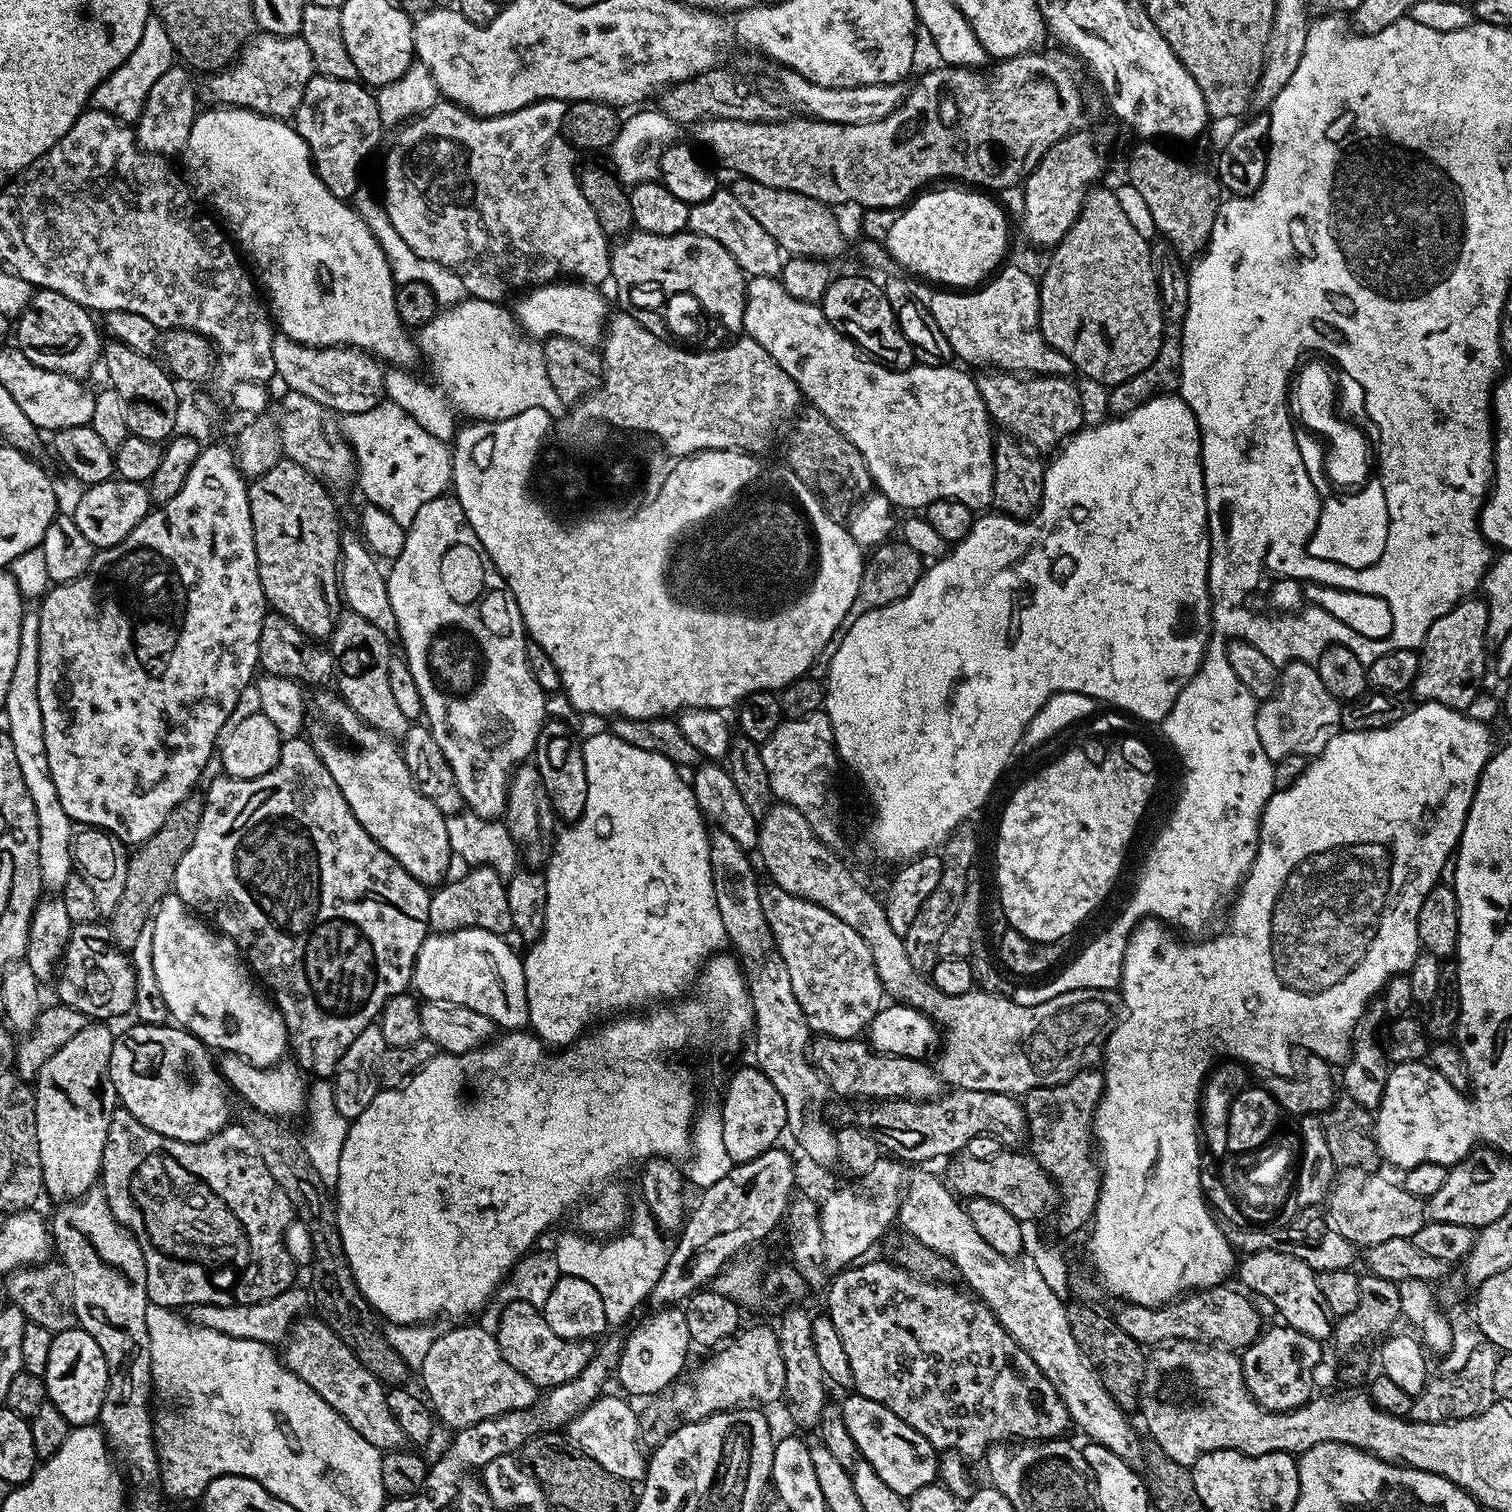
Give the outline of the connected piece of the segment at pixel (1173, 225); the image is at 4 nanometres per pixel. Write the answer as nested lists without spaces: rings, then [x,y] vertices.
[[[1140,142],[1140,145],[1132,152],[1132,157],[1128,160],[1127,179],[1142,194],[1142,199],[1146,201],[1146,206],[1150,210],[1150,215],[1154,218],[1154,226],[1157,233],[1167,243],[1176,249],[1176,253],[1182,258],[1199,257],[1208,244],[1208,239],[1214,226],[1214,218],[1218,214],[1222,203],[1222,189],[1220,181],[1211,171],[1199,168],[1196,164],[1191,164],[1188,160],[1183,160],[1180,156],[1175,156],[1172,152],[1167,152],[1156,142]]]

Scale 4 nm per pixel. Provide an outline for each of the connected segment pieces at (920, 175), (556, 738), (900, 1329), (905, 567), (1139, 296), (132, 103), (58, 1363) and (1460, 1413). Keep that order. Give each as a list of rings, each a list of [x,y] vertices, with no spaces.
[[[1044,51],[1001,60],[985,72],[974,68],[937,66],[913,88],[909,87],[900,105],[878,122],[831,124],[811,118],[785,118],[767,124],[709,118],[695,125],[695,143],[705,144],[730,171],[736,172],[732,174],[762,182],[762,186],[801,192],[829,206],[858,202],[865,209],[899,209],[931,180],[963,182],[980,190],[1012,188],[1015,184],[1017,187],[1023,185],[1028,175],[1040,165],[1041,158],[1079,125],[1076,123],[1084,108],[1084,96],[1080,93],[1081,65],[1077,57],[1067,51]]]
[[[545,719],[540,727],[538,742],[534,753],[534,767],[536,772],[542,778],[542,786],[546,790],[548,800],[552,804],[552,811],[557,817],[560,816],[564,822],[575,822],[580,819],[586,806],[586,762],[584,761],[584,746],[581,737],[576,737],[576,732],[564,720]]]
[[[872,1260],[869,1264],[860,1262],[855,1266],[846,1267],[831,1277],[826,1288],[826,1293],[828,1292],[826,1315],[832,1319],[834,1330],[838,1330],[838,1335],[842,1337],[846,1358],[850,1358],[852,1382],[859,1395],[870,1398],[874,1402],[886,1406],[886,1410],[898,1414],[898,1418],[902,1418],[902,1422],[906,1422],[906,1426],[914,1426],[914,1430],[918,1430],[918,1434],[922,1434],[922,1438],[926,1438],[933,1448],[957,1452],[959,1456],[963,1456],[969,1461],[976,1460],[979,1456],[981,1459],[994,1444],[1012,1442],[1017,1438],[1024,1442],[1055,1440],[1067,1433],[1064,1431],[1070,1428],[1070,1421],[1066,1406],[1060,1397],[1060,1391],[1053,1386],[1050,1378],[1046,1378],[1046,1374],[1042,1374],[1042,1370],[1038,1370],[1034,1358],[1030,1358],[1030,1354],[1026,1354],[1026,1350],[1022,1350],[1022,1346],[1018,1346],[1018,1342],[1014,1342],[1014,1338],[1000,1325],[998,1318],[988,1309],[988,1305],[983,1300],[973,1298],[967,1291],[964,1293],[959,1292],[956,1288],[951,1288],[953,1286],[951,1283],[936,1283],[923,1276],[916,1276],[914,1273],[908,1272],[895,1262],[888,1260],[887,1262]]]
[[[903,542],[892,543],[877,544],[865,559],[862,582],[858,586],[858,598],[854,598],[854,606],[850,606],[850,610],[846,610],[846,618],[842,618],[840,631],[834,634],[834,638],[830,642],[826,642],[826,646],[820,651],[818,658],[808,668],[807,675],[812,679],[821,682],[827,681],[830,662],[834,658],[834,654],[838,654],[838,646],[844,637],[843,632],[850,630],[850,626],[854,626],[854,622],[858,618],[862,618],[862,614],[866,614],[870,610],[878,610],[882,606],[893,604],[902,597],[908,596],[912,587],[918,582],[920,575],[924,573],[925,557],[920,556]]]
[[[1100,187],[1089,191],[1074,226],[1051,249],[1044,277],[1039,277],[1040,329],[1048,345],[1070,358],[1077,373],[1111,386],[1134,378],[1154,362],[1164,341],[1164,308],[1156,285],[1152,244],[1134,230],[1115,191]]]
[[[155,18],[146,22],[146,30],[142,30],[142,38],[138,46],[134,46],[130,56],[112,74],[107,76],[94,90],[90,104],[97,112],[105,112],[125,122],[135,122],[146,102],[146,94],[150,94],[150,86],[166,74],[174,66],[174,53],[170,34],[166,34],[166,26]]]
[[[77,1326],[53,1335],[43,1378],[48,1391],[47,1403],[58,1406],[68,1425],[97,1423],[108,1386],[108,1372],[101,1347],[86,1330]]]
[[[1483,1342],[1470,1354],[1466,1366],[1463,1366],[1458,1373],[1436,1374],[1436,1377],[1433,1375],[1421,1392],[1414,1396],[1411,1419],[1427,1424],[1442,1424],[1446,1420],[1465,1420],[1487,1410],[1498,1400],[1494,1390],[1494,1370],[1497,1359],[1497,1349]]]

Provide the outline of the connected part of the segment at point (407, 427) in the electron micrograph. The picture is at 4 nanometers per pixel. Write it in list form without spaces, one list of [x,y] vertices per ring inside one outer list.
[[[382,402],[366,410],[366,438],[356,438],[356,476],[367,503],[378,506],[405,530],[414,522],[414,514],[438,496],[449,491],[452,482],[452,453],[444,440],[422,430],[402,406]]]

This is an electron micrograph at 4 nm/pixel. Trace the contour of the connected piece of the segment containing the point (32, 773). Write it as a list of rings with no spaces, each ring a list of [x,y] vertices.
[[[36,610],[25,611],[22,618],[22,638],[18,638],[18,663],[14,665],[14,675],[10,677],[10,690],[6,690],[6,702],[2,708],[10,718],[6,731],[10,742],[14,742],[14,758],[18,758],[18,770],[22,770],[22,779],[26,784],[36,809],[39,829],[38,858],[41,880],[44,890],[58,894],[66,884],[66,879],[74,874],[72,859],[72,839],[74,822],[59,801],[58,790],[50,778],[50,762],[46,762],[46,734],[42,726],[42,706],[38,702],[38,662],[40,661],[40,613]]]

